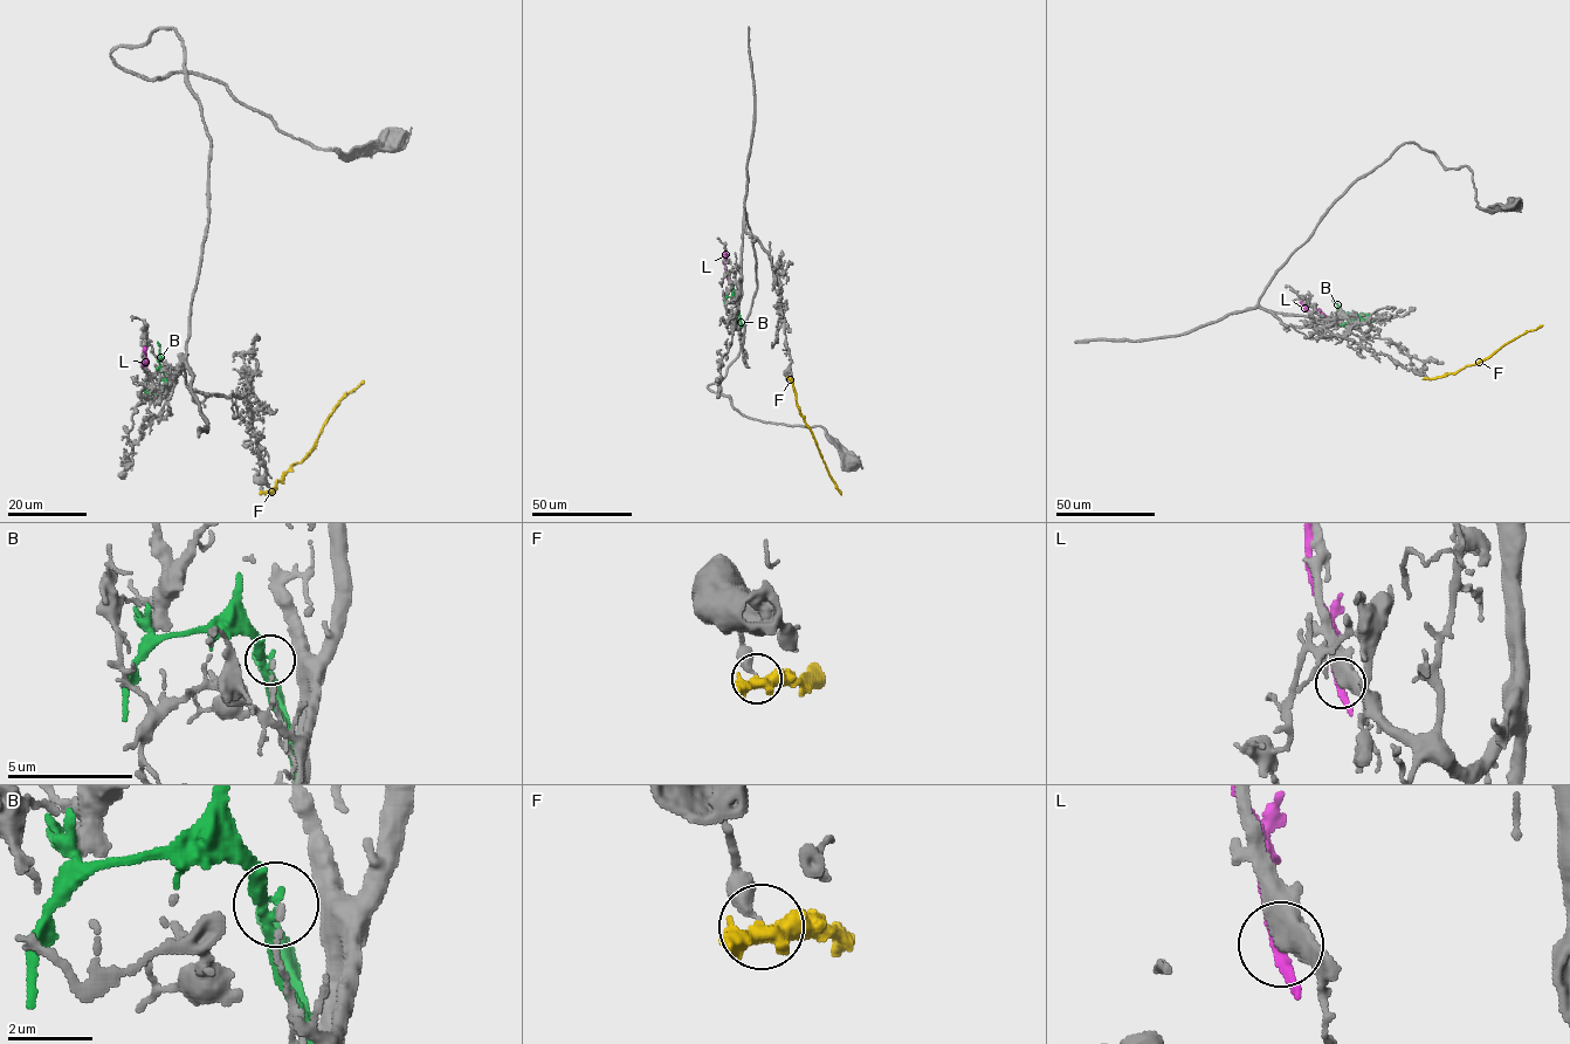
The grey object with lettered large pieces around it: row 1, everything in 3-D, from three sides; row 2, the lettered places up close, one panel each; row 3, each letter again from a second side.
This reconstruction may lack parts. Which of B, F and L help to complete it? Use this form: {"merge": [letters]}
{"merge": []}

